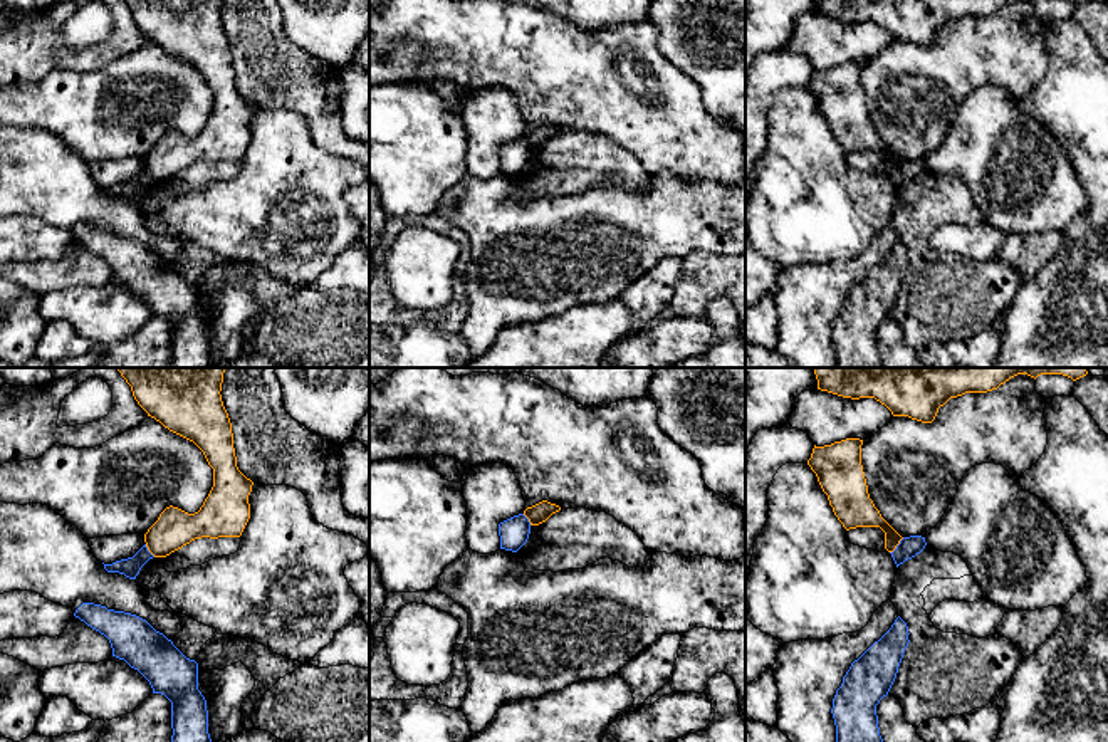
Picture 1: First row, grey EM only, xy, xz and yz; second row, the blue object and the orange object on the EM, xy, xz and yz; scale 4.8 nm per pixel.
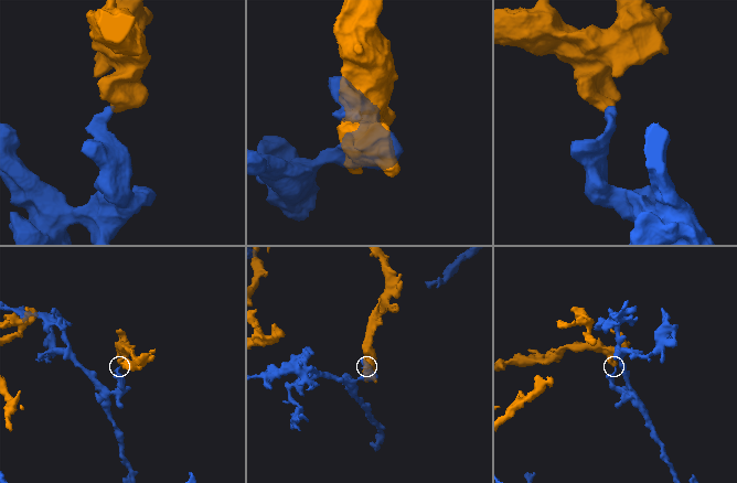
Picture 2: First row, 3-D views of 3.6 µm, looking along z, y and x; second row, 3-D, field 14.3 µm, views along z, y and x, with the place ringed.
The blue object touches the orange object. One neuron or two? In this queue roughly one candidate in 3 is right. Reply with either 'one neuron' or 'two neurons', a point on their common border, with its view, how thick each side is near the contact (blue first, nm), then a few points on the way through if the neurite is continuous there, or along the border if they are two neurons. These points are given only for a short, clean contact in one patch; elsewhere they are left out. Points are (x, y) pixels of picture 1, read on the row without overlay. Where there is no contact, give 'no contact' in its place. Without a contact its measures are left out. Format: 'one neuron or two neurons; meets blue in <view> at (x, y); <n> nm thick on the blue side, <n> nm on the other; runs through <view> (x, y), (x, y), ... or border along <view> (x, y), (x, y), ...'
two neurons; meets blue in yz at (897, 170); 100 nm thick on the blue side, 160 nm on the other; border along yz (904, 161), (890, 177)

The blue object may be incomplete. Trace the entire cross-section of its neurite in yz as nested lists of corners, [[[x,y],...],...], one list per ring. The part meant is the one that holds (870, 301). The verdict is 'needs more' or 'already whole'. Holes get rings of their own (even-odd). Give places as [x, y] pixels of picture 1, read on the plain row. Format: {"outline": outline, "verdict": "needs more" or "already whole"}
{"outline": [[[898,240],[843,300],[833,322],[836,368],[885,368],[876,329],[888,319],[908,270],[908,250]]], "verdict": "already whole"}

